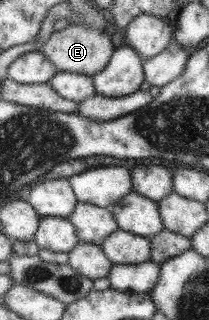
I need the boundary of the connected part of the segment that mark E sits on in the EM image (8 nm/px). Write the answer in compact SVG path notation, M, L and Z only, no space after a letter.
M71 24L61 31L53 31L52 35L41 47L41 54L53 64L57 72L66 72L93 76L103 70L114 49L118 46L116 38L106 32L99 32L85 26Z

